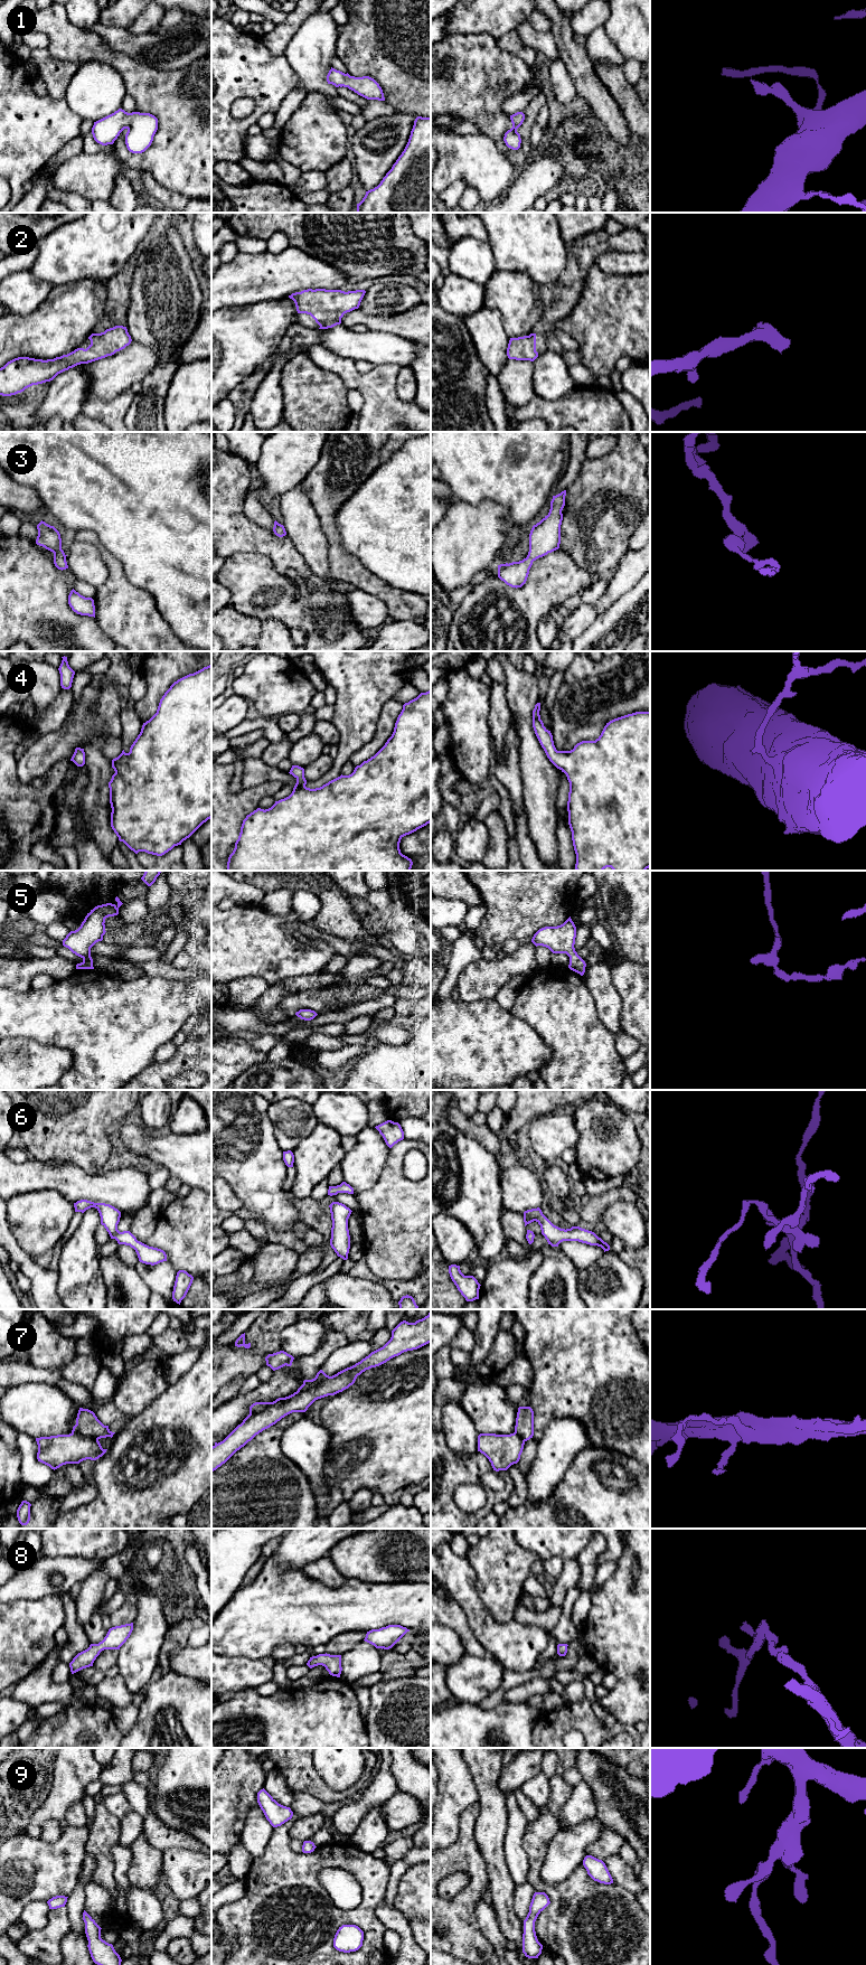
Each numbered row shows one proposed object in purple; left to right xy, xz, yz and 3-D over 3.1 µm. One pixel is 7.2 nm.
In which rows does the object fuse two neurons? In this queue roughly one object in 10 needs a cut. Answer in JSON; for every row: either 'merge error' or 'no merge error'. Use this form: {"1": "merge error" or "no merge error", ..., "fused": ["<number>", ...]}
{"1": "no merge error", "2": "no merge error", "3": "no merge error", "4": "no merge error", "5": "no merge error", "6": "no merge error", "7": "no merge error", "8": "no merge error", "9": "no merge error", "fused": []}

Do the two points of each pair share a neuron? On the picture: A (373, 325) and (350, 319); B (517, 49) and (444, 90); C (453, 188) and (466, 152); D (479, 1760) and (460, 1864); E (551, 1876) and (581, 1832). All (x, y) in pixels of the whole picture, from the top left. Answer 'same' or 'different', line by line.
A: same
B: different
C: different
D: different
E: same

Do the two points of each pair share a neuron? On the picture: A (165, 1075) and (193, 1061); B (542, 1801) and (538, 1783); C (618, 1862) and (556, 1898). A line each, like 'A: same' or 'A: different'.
A: same
B: same
C: different

